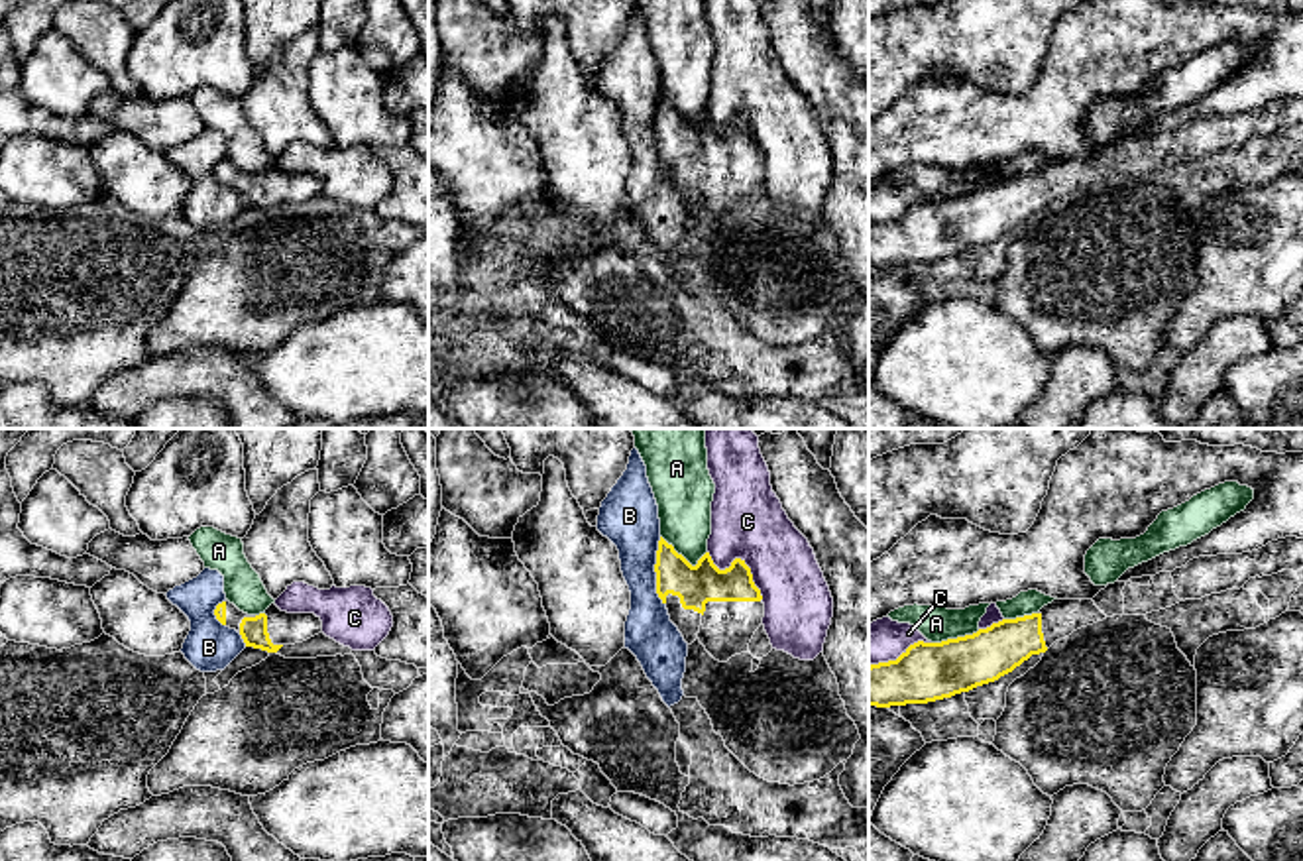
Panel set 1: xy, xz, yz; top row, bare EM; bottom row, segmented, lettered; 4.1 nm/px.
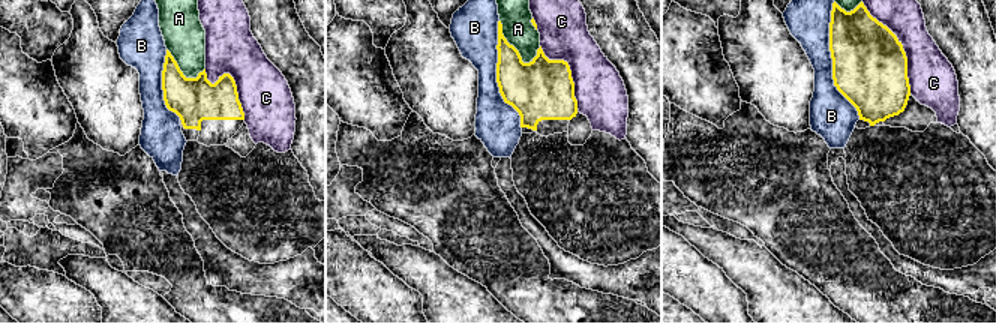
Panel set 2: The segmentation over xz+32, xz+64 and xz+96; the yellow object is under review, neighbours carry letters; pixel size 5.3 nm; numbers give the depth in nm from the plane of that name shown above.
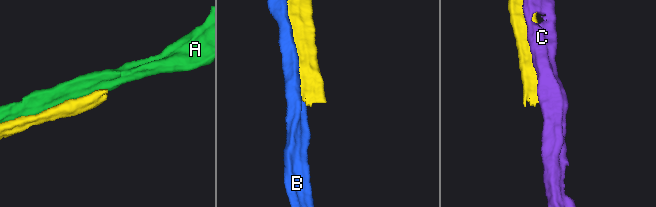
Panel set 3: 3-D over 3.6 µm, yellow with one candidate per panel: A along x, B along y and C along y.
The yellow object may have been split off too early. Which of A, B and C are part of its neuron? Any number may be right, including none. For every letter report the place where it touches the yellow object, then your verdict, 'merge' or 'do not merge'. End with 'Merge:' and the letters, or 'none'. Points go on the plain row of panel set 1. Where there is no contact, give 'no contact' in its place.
A: xz (682, 116) | do not merge
B: xz (655, 130) | do not merge
C: xz (741, 120) | do not merge
Merge: none

